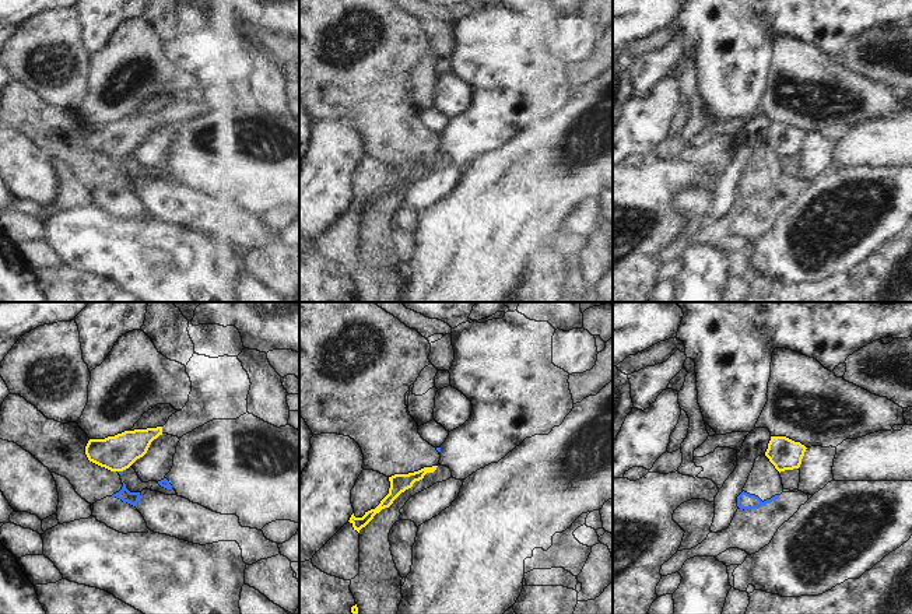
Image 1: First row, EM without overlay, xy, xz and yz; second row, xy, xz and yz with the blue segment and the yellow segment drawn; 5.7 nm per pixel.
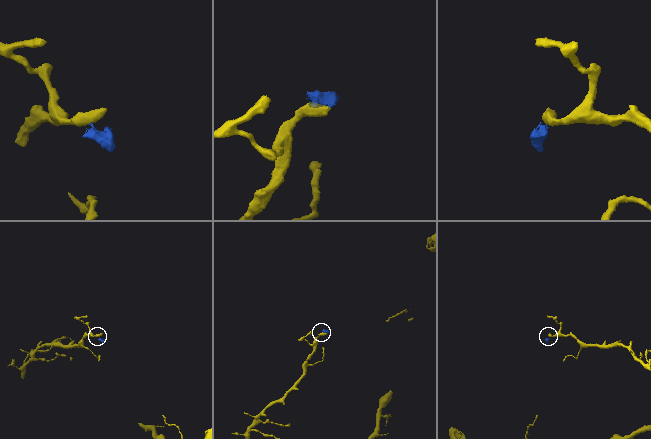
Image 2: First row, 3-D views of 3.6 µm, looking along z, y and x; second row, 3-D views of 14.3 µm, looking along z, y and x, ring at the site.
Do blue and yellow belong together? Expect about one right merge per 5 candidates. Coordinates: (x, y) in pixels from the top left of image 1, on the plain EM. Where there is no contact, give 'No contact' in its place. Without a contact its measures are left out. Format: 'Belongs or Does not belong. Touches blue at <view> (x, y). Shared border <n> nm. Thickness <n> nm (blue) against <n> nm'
Does not belong. Touches blue at xy (120, 158). Shared border 30 nm. Thickness 20 nm (blue) against 200 nm

